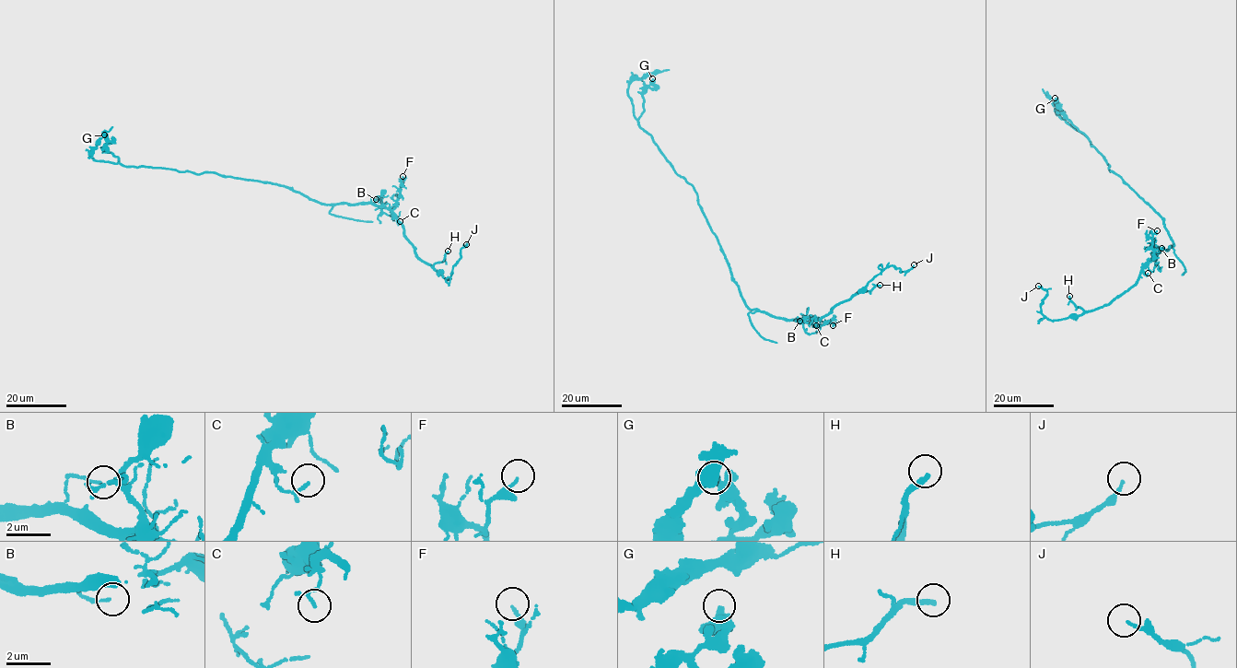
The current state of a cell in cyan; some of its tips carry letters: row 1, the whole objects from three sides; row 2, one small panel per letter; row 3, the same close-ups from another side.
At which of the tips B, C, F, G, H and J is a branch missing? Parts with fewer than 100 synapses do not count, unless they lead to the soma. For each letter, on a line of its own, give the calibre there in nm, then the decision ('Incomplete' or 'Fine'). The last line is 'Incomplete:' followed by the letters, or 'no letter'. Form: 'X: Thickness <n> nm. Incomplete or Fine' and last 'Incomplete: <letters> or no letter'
B: Thickness 90 nm. Fine
C: Thickness 80 nm. Fine
F: Thickness 120 nm. Fine
G: Thickness 340 nm. Fine
H: Thickness 260 nm. Fine
J: Thickness 130 nm. Fine
Incomplete: no letter

